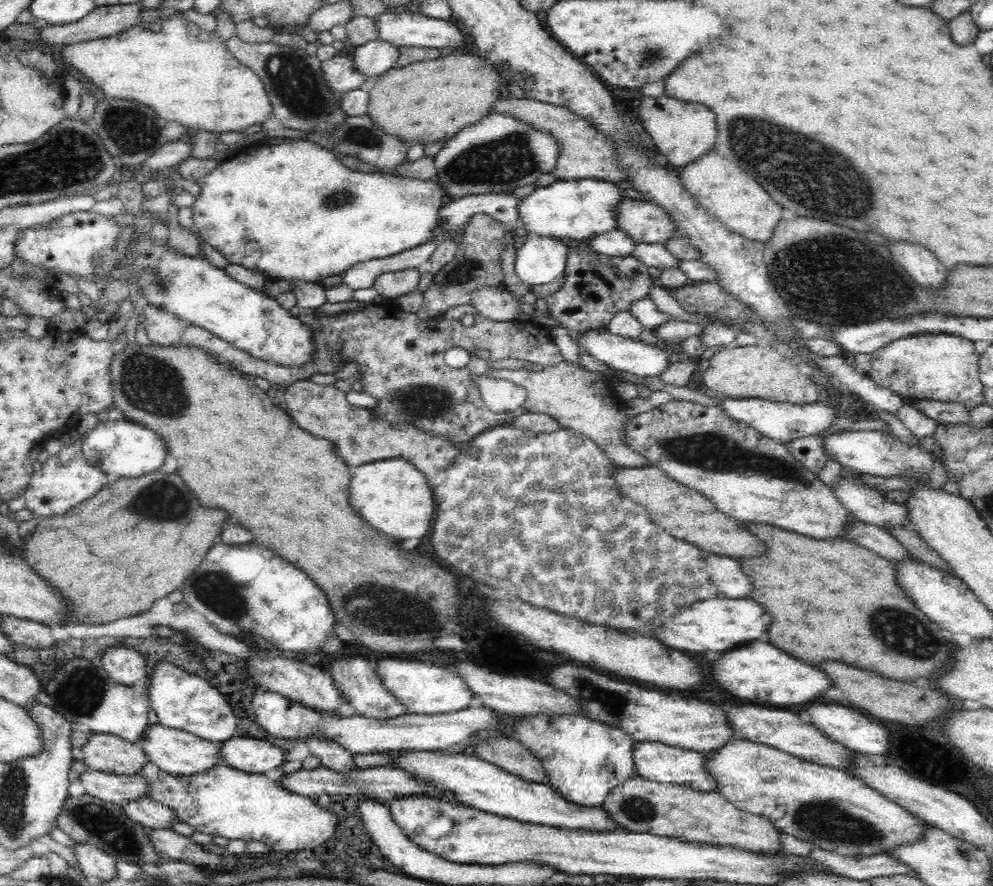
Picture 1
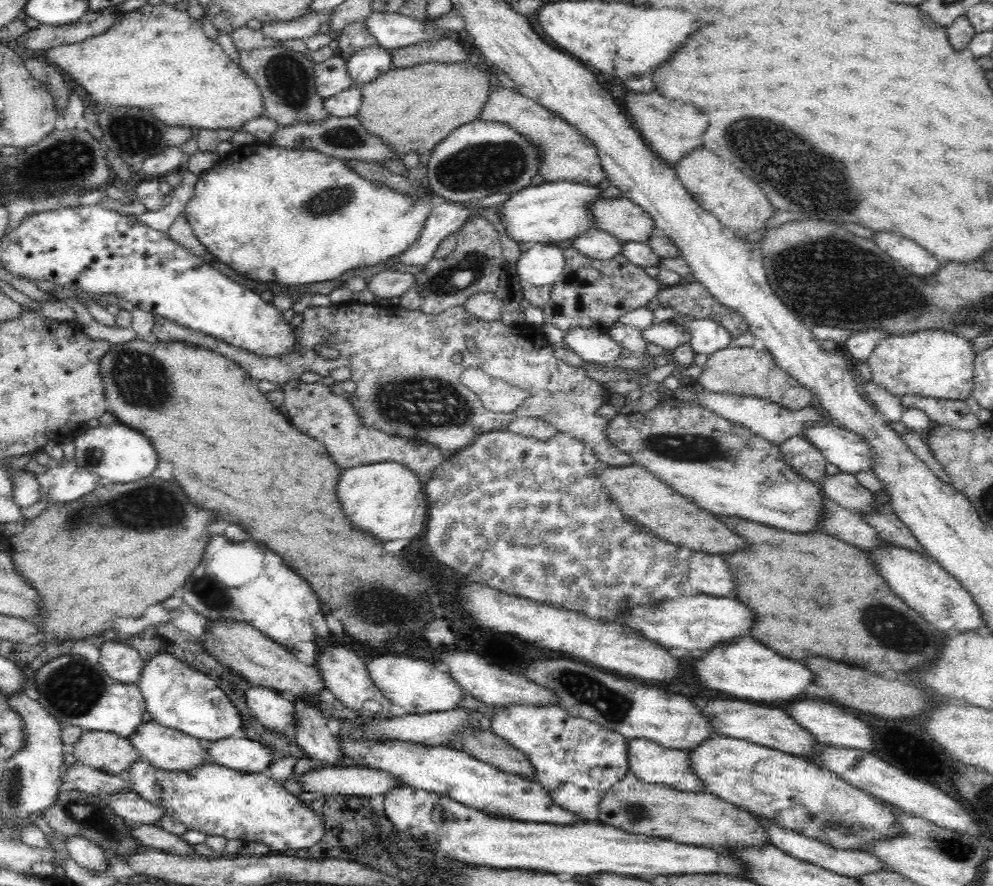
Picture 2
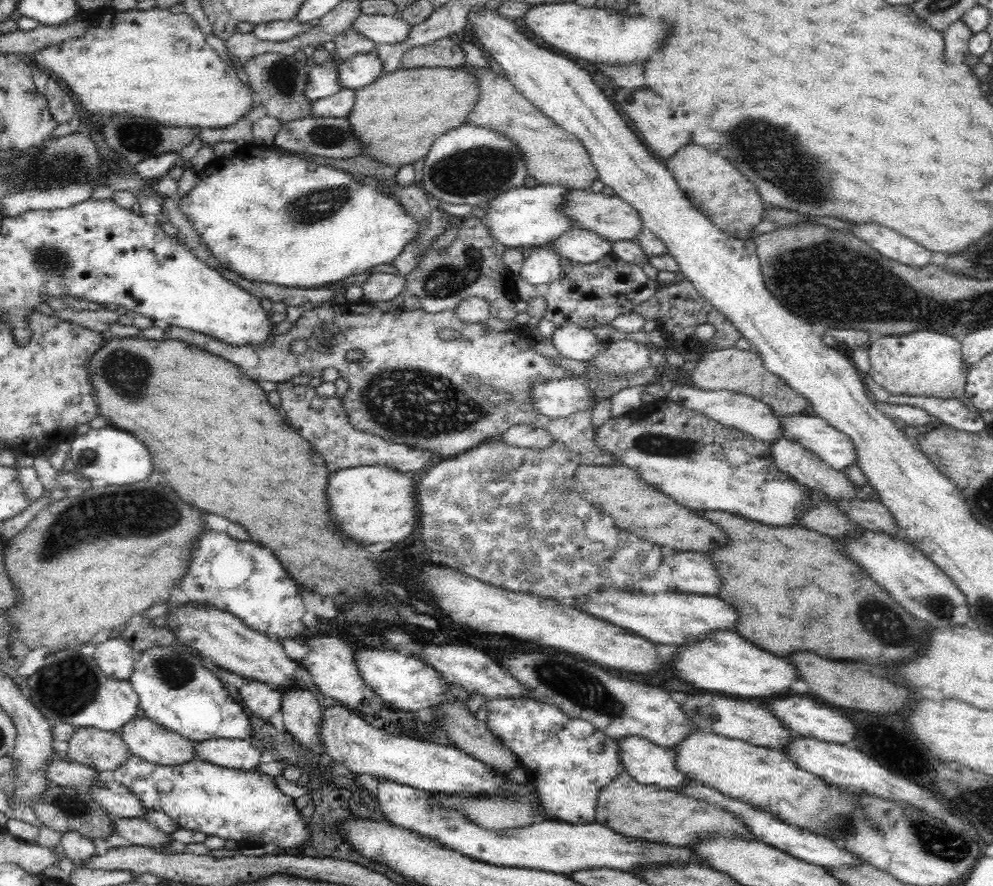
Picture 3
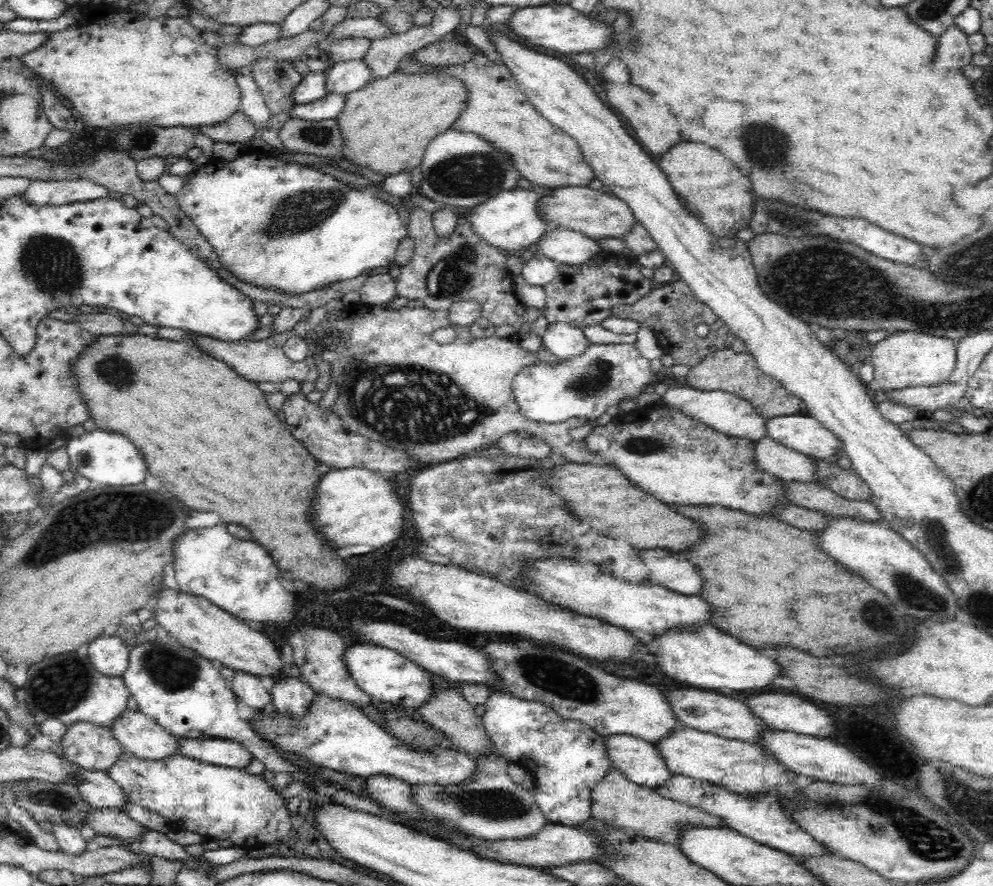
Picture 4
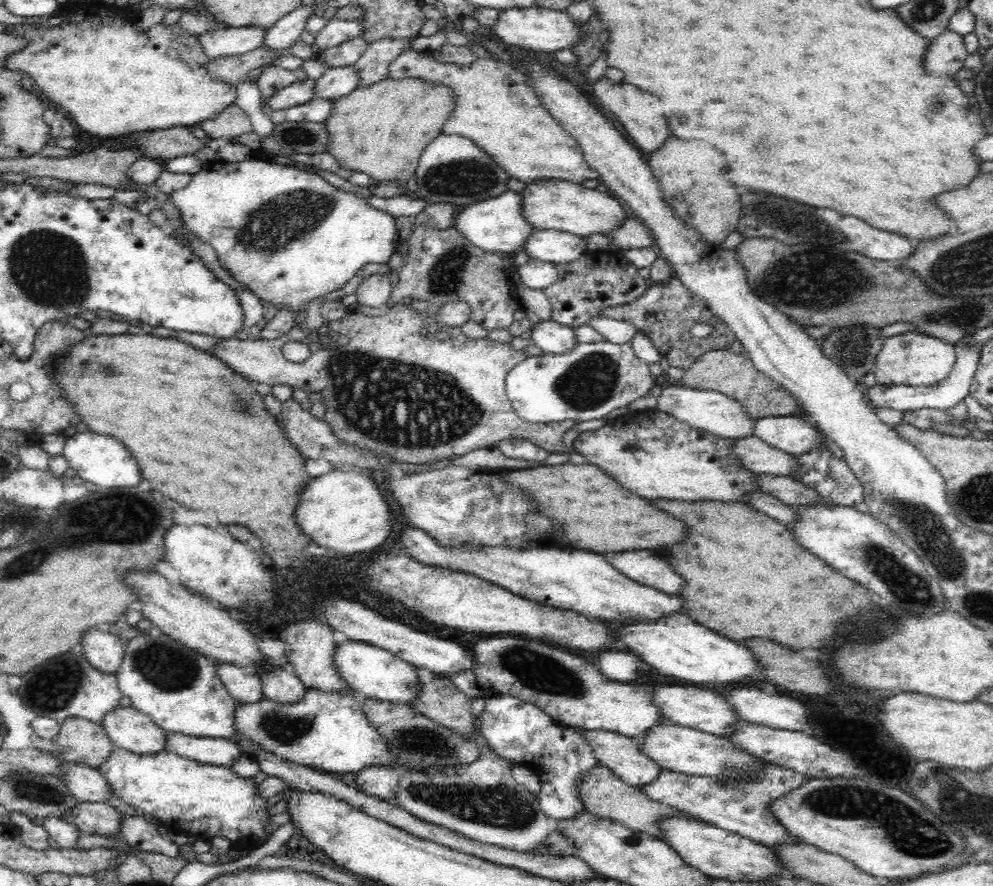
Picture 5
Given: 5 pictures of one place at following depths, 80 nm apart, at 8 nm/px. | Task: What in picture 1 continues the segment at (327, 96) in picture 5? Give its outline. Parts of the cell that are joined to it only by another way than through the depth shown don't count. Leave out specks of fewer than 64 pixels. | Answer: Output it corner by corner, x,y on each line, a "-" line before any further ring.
378,38
354,48
350,56
354,69
371,81
377,75
394,68
398,60
398,48
396,45
391,45
389,41

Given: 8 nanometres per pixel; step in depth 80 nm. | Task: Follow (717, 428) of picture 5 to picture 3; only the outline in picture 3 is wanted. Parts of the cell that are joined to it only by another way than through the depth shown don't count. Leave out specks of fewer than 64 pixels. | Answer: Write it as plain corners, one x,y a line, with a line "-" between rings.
674,385
667,392
667,398
682,406
682,408
694,409
694,411
709,417
710,420
718,421
718,423
724,425
727,429
737,429
748,436
756,437
756,439
760,439
766,443
776,440
776,436
778,436
778,418
776,418
776,414
769,405
751,396
725,390
706,391
694,386

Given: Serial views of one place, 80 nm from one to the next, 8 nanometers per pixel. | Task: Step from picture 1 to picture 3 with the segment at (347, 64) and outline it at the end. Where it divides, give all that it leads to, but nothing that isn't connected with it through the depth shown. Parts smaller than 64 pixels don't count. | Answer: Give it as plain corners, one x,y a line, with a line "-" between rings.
329,59
310,68
308,74
308,82
304,88
304,97
312,104
320,98
333,96
340,91
338,85
338,62

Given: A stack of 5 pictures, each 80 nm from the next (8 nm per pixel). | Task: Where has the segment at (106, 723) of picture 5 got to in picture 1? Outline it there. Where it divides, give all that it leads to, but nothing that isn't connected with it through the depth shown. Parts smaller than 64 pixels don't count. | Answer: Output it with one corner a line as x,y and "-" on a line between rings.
159,723
146,727
144,738
138,740
137,744
145,752
148,761
168,774
190,776
220,765
222,761
219,743
204,740
186,731
162,727

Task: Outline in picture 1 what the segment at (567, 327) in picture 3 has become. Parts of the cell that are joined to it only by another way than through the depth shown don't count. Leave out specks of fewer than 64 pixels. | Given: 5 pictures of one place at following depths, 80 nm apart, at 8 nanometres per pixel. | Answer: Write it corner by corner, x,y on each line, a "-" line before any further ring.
588,329
583,331
576,339
576,343
580,351
585,350
592,358
600,360
610,368
622,370
622,373
626,372
640,377
658,377
660,372
664,373
664,370
668,368
668,352
664,352
660,348
652,348
641,340
633,341
627,337
616,336
607,330

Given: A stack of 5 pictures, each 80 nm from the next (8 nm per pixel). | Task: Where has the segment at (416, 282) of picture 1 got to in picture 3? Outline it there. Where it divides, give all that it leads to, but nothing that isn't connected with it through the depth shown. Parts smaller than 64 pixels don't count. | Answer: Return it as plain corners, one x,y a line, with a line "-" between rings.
374,273
361,287
363,302
386,302
403,293
405,277
392,273

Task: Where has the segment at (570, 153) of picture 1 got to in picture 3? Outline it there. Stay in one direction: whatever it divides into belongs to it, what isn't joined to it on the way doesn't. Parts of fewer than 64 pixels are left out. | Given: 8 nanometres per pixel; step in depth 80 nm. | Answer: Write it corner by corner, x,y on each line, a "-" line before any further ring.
469,64
458,66
472,73
480,85
481,94
477,107
465,119
464,125
474,125
493,132
505,134
524,154
528,176
538,185
563,185
572,190
589,189
598,174
591,164
588,151
581,141
557,126
549,117
542,115
526,97
518,91
505,74
495,73
487,67
475,67

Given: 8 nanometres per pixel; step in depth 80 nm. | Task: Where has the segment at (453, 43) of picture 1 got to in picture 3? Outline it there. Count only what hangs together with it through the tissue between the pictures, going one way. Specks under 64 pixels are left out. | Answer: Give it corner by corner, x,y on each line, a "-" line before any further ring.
362,15
348,26
352,31
369,38
375,44
394,44
408,36
410,25
393,15

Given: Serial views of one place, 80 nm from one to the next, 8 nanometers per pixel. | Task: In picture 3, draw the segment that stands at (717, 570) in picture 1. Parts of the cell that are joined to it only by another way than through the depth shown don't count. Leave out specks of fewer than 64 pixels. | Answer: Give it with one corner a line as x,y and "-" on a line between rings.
674,550
664,554
660,563
670,568
678,593
712,596
721,586
712,562
694,551

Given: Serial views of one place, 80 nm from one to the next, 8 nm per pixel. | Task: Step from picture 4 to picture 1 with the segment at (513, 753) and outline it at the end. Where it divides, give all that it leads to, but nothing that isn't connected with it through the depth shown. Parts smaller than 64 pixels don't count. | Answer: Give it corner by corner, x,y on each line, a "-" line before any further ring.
544,715
515,717
511,733
494,728
493,734
517,740
530,749
541,761
550,787
572,804
602,805
612,788
634,774
634,739
621,728
610,728
610,725
582,715
563,715
557,718
546,718

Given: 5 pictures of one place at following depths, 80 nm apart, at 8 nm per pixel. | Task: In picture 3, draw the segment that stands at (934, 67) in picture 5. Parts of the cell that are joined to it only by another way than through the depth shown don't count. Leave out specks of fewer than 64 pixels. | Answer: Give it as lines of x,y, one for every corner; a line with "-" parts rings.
962,21
953,22
943,33
945,60
950,65
957,65
964,61
977,61
969,49
972,31

